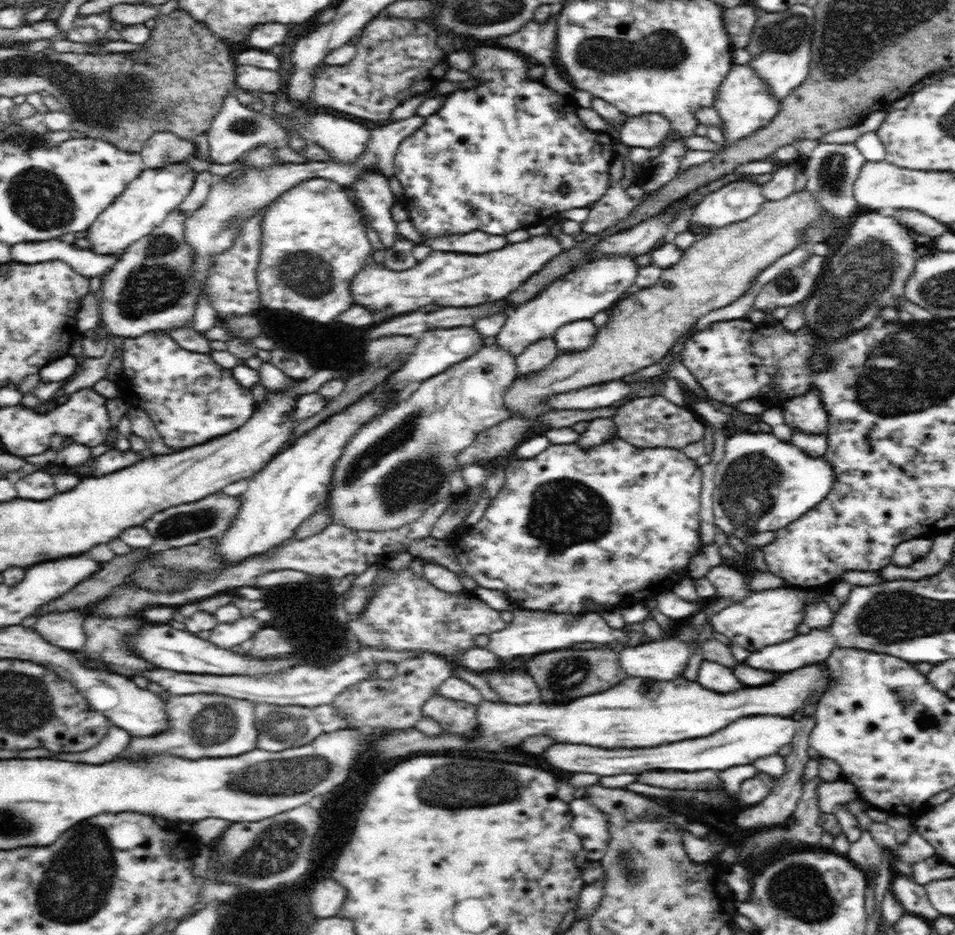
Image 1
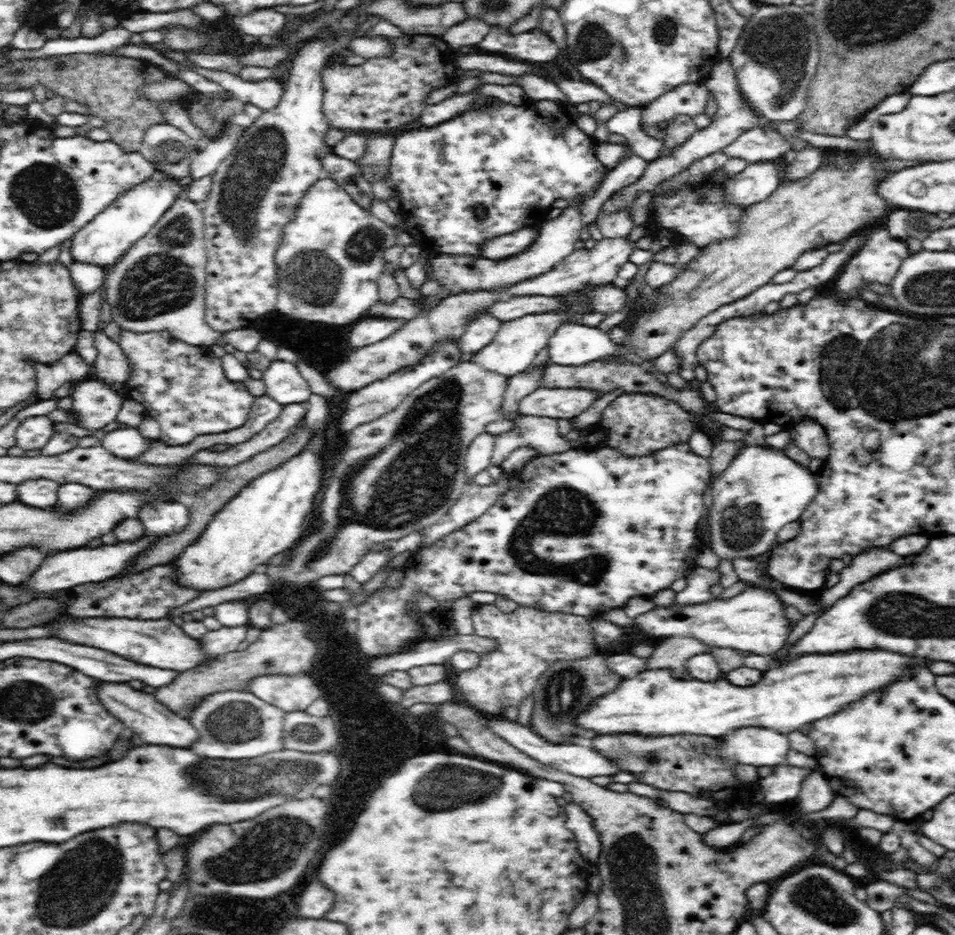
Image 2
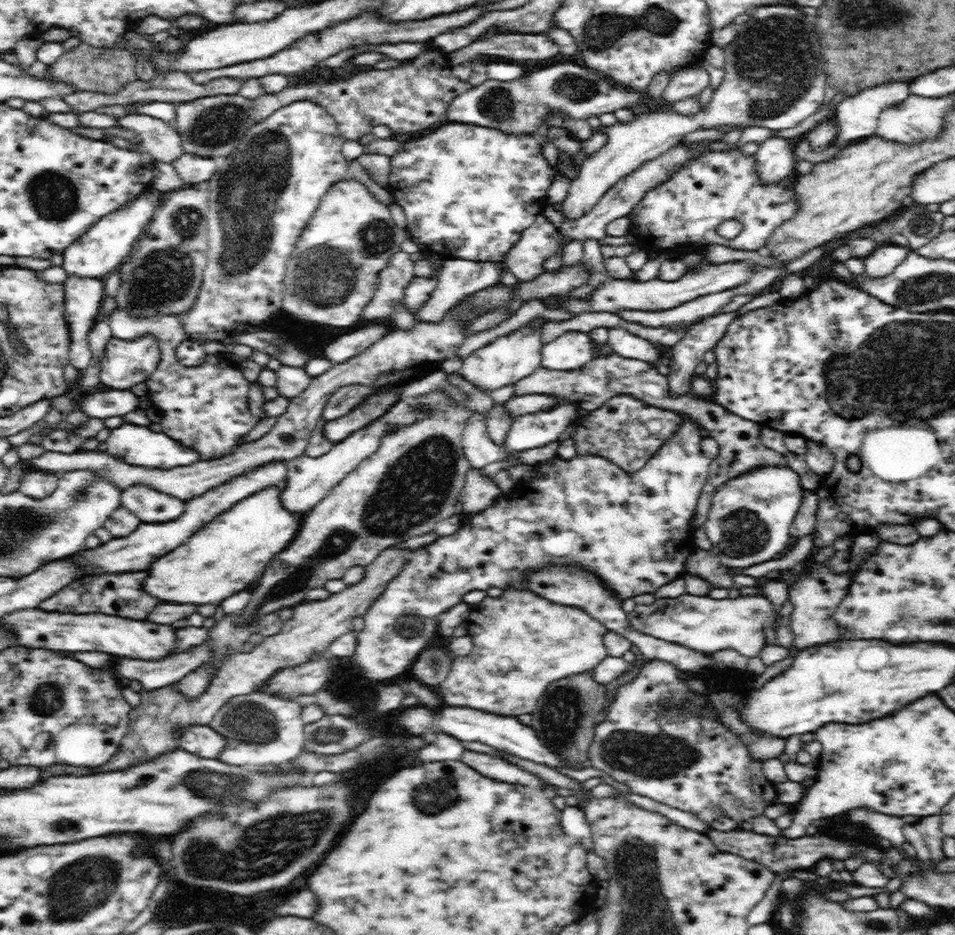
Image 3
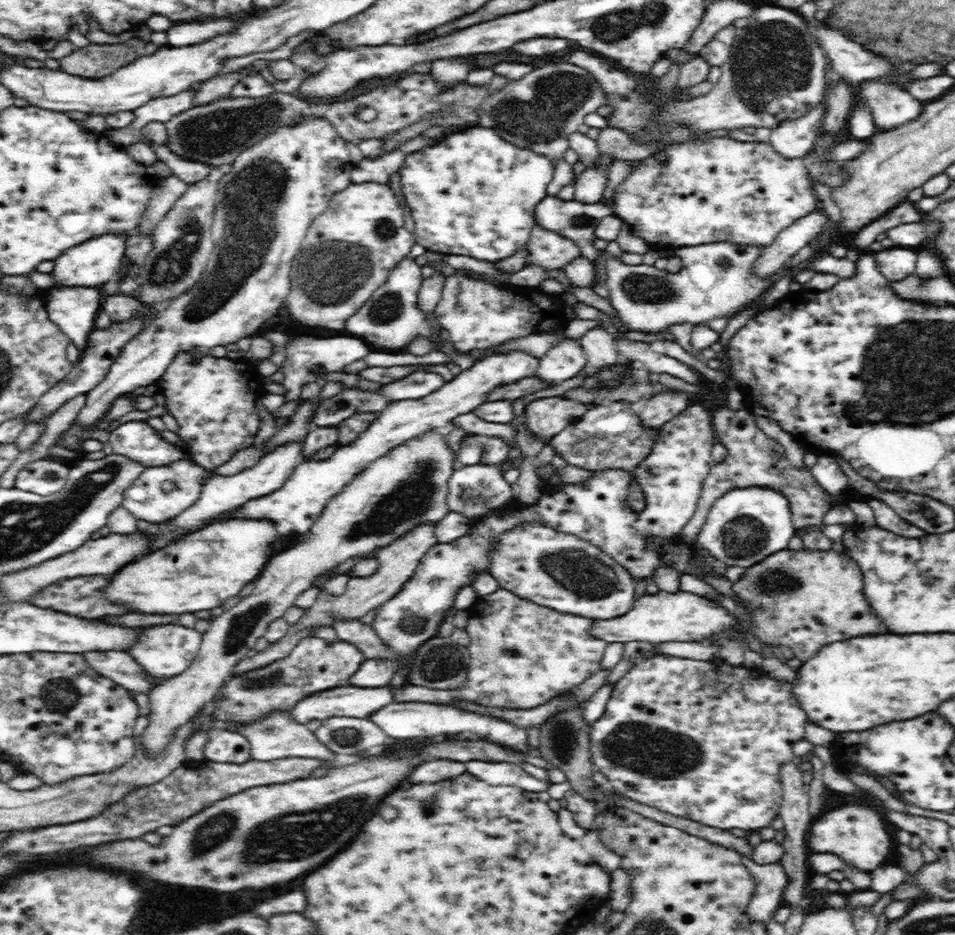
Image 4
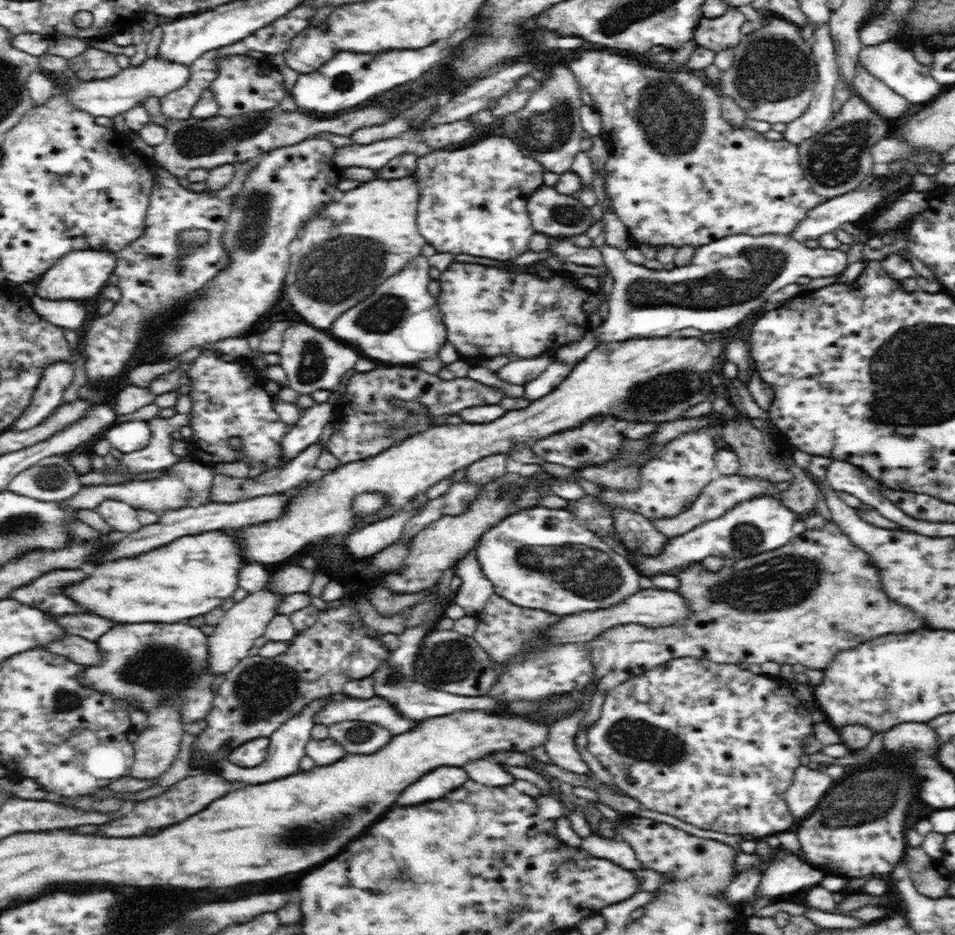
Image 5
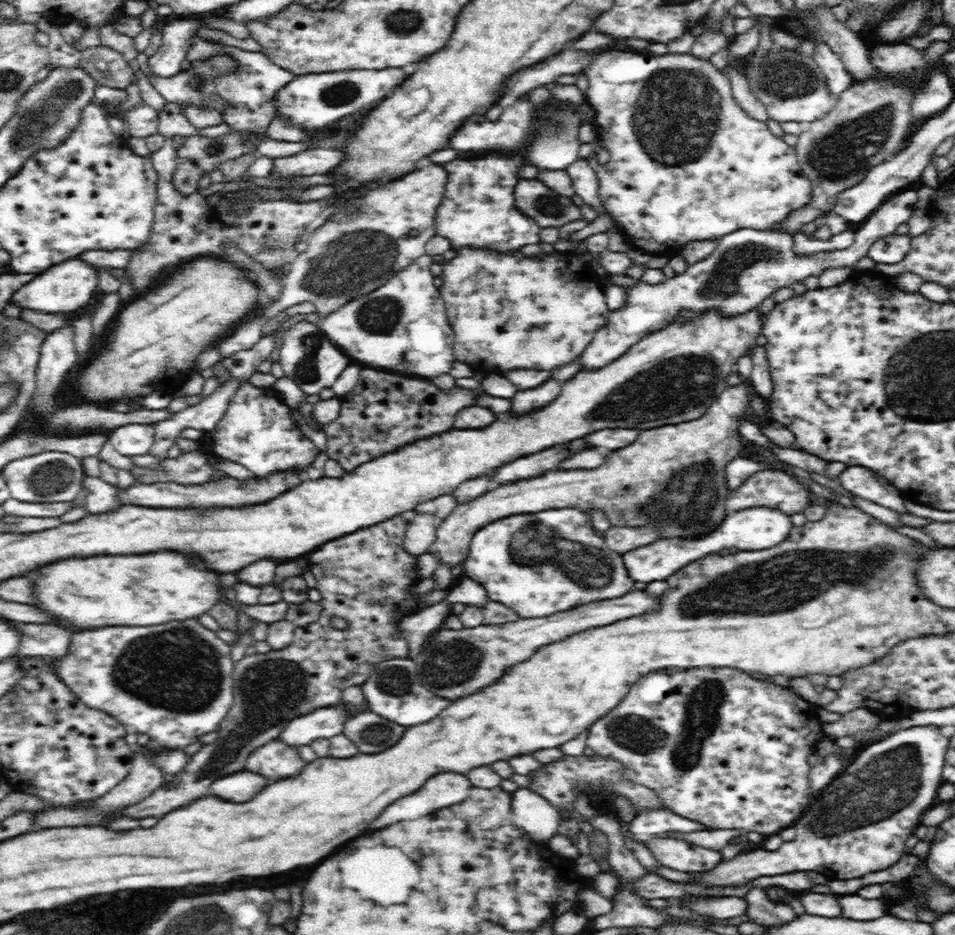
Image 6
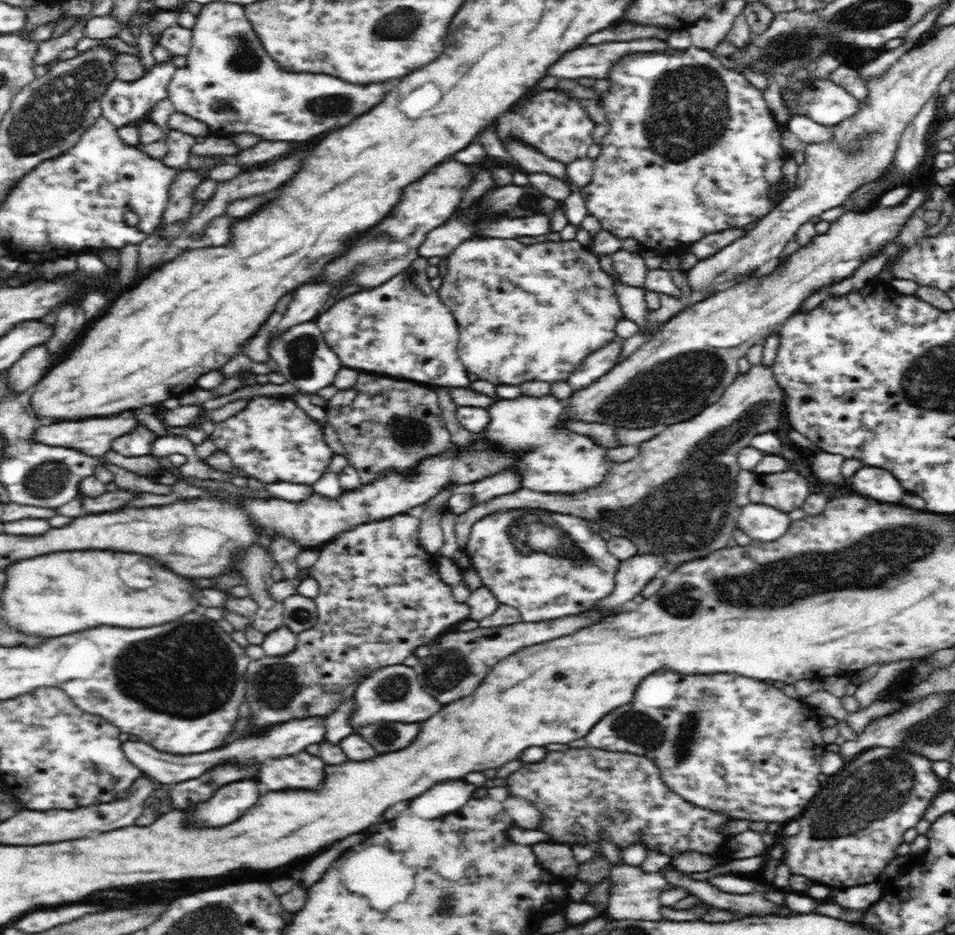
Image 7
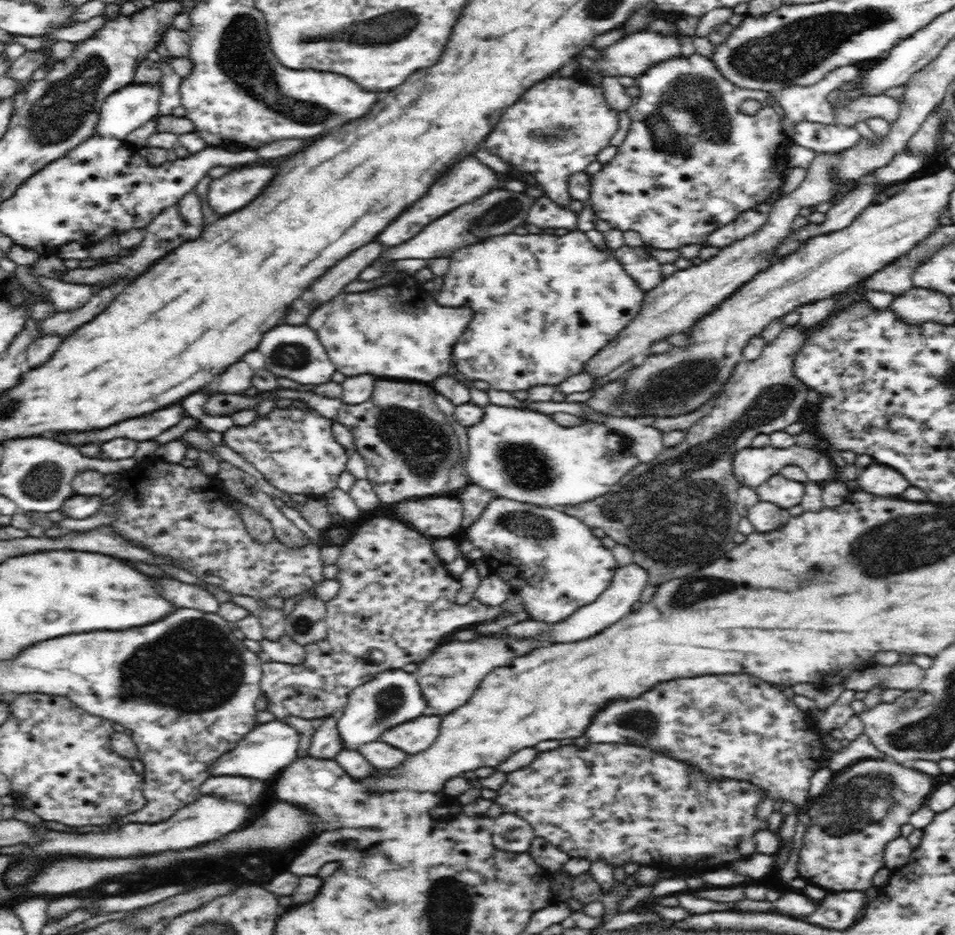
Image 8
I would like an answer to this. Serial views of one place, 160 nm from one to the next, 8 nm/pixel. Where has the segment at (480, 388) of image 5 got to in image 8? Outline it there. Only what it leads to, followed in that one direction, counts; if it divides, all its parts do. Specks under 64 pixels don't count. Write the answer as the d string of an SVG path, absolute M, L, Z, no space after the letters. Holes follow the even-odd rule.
M378 379L370 398L362 404L346 404L306 391L280 389L280 398L296 398L351 431L354 448L364 459L366 479L374 488L381 504L399 503L403 499L445 496L448 470L460 460L460 445L454 428L444 422L444 414L436 408L436 390L414 381Z

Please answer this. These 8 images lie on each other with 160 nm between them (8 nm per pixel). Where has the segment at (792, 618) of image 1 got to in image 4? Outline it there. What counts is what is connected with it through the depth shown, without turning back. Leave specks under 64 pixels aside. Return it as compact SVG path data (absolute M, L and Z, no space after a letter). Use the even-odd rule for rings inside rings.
M682 590L676 593L659 591L635 600L632 610L618 618L596 619L589 633L606 643L638 641L658 645L663 642L700 642L700 638L720 634L728 622L732 622L732 616L722 606L716 606L716 602L708 602L706 598Z

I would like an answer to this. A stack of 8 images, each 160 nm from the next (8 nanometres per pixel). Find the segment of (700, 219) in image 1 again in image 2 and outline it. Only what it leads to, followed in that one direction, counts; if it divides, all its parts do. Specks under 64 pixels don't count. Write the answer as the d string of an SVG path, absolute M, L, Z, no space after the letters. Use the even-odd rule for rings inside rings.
M770 160L751 163L727 183L726 199L744 208L762 202L781 186L781 172Z

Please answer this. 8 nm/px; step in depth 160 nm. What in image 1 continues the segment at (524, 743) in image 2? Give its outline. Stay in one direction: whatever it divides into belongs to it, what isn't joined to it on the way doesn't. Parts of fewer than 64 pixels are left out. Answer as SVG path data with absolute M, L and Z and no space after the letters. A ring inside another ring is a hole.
M756 716L739 717L738 721L724 726L707 737L692 738L650 748L621 748L606 750L584 744L554 744L542 756L556 768L568 772L590 772L600 776L614 774L642 774L650 771L680 771L682 773L714 770L722 771L732 766L752 765L762 756L772 756L791 740L799 721L793 717Z

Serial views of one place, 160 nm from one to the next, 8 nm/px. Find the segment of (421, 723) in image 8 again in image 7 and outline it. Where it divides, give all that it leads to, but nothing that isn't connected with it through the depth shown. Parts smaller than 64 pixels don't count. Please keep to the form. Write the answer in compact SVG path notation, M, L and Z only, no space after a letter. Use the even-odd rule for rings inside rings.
M375 722L362 727L358 733L379 754L407 748L420 732L420 724Z

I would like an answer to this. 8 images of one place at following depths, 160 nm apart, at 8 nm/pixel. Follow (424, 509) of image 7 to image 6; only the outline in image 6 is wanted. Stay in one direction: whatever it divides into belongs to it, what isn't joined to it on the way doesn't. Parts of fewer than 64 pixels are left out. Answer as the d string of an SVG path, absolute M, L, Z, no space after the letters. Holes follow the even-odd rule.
M414 513L404 532L404 540L402 540L404 551L415 557L426 553L426 548L436 540L438 521L436 515Z

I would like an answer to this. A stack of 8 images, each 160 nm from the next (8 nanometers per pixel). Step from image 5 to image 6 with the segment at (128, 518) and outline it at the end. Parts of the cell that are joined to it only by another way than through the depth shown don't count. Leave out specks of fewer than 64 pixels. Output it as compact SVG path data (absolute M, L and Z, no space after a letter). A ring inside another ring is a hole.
M86 475L82 485L87 488L85 507L90 514L108 514L108 510L120 508L119 490L101 477Z

